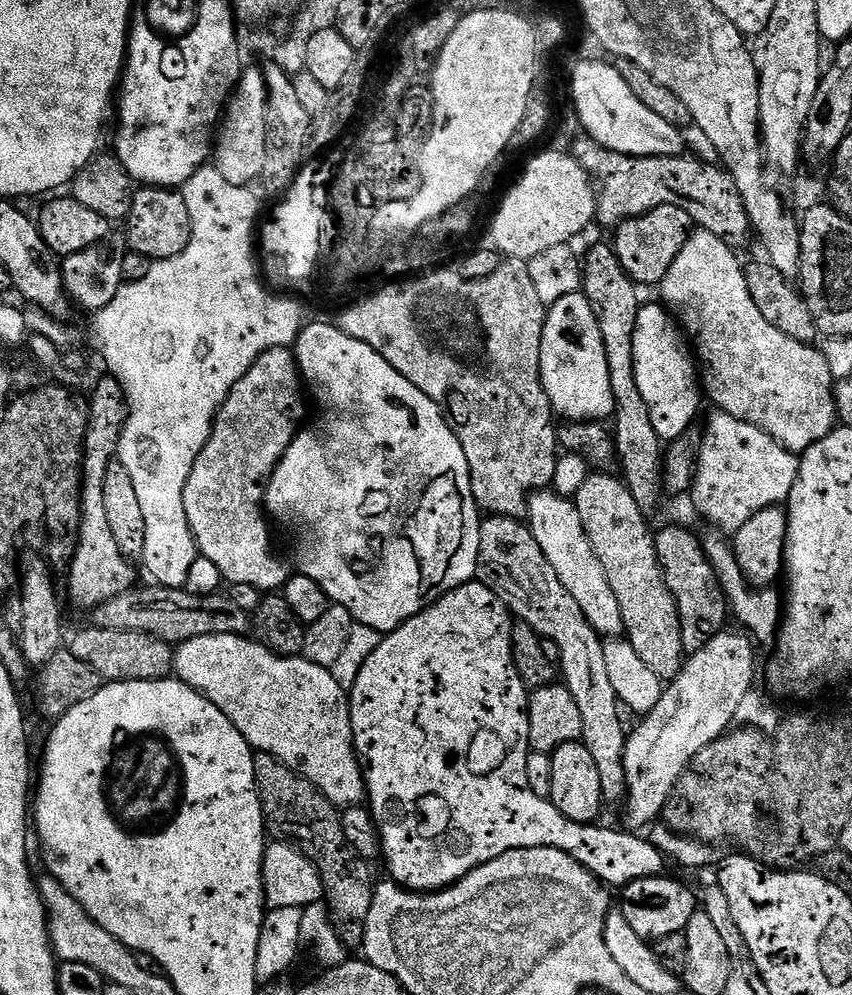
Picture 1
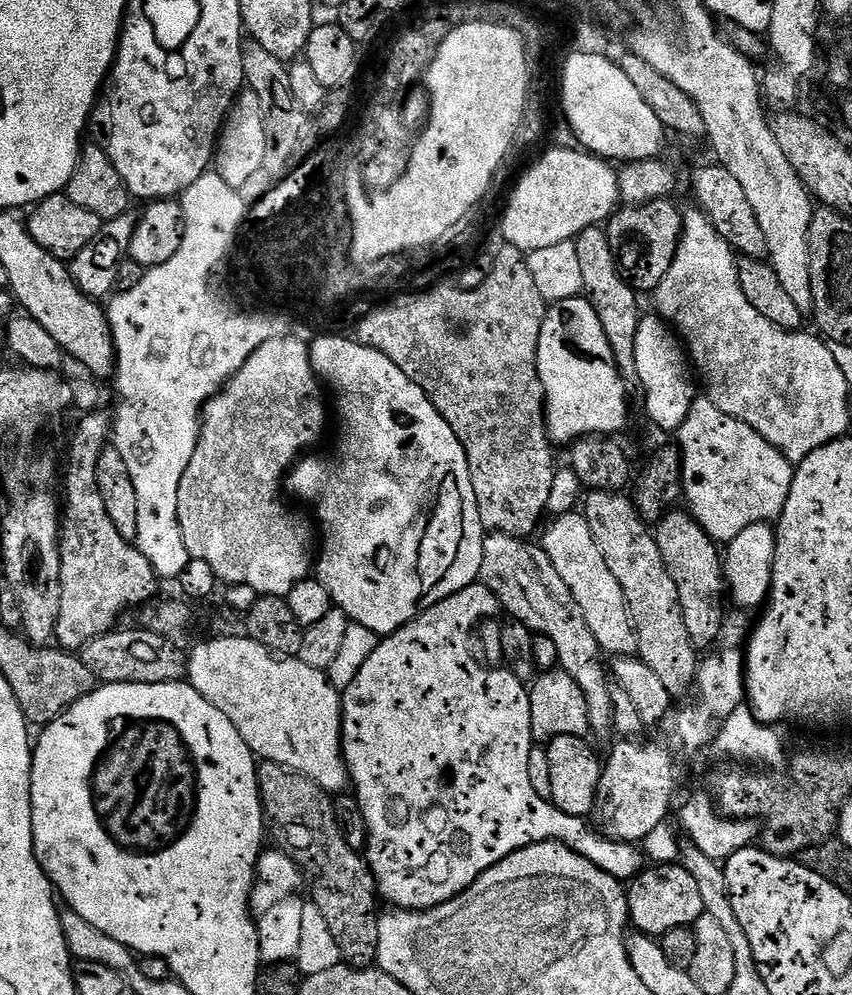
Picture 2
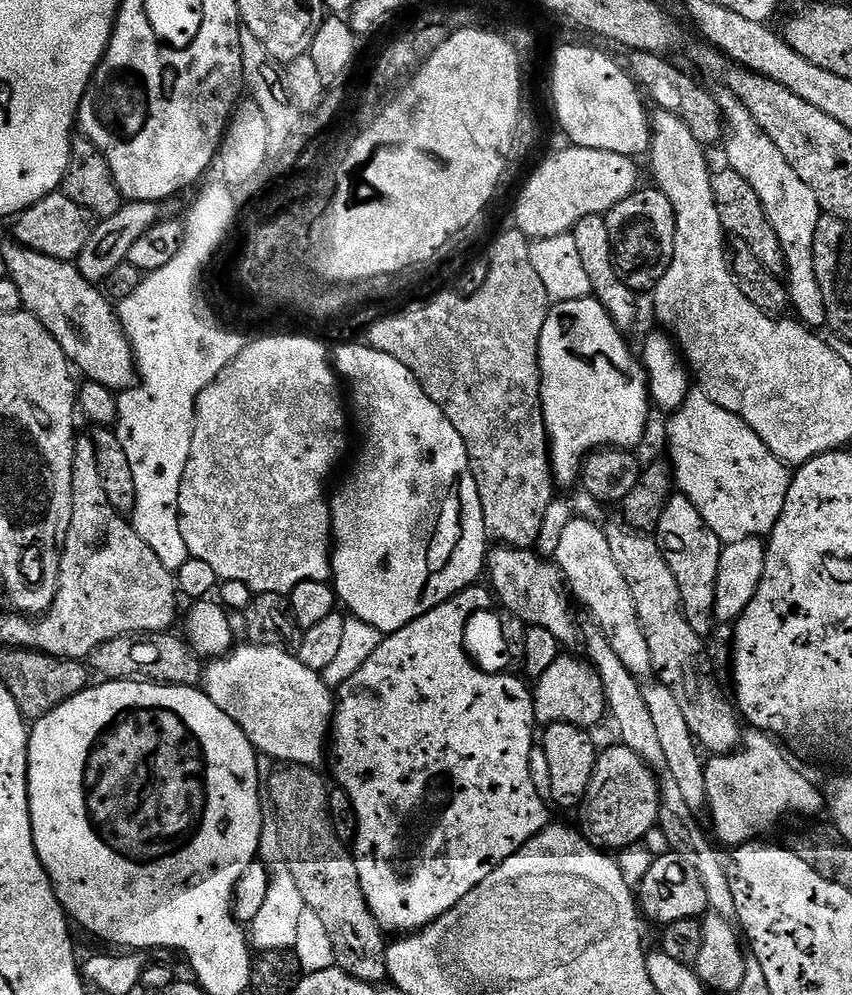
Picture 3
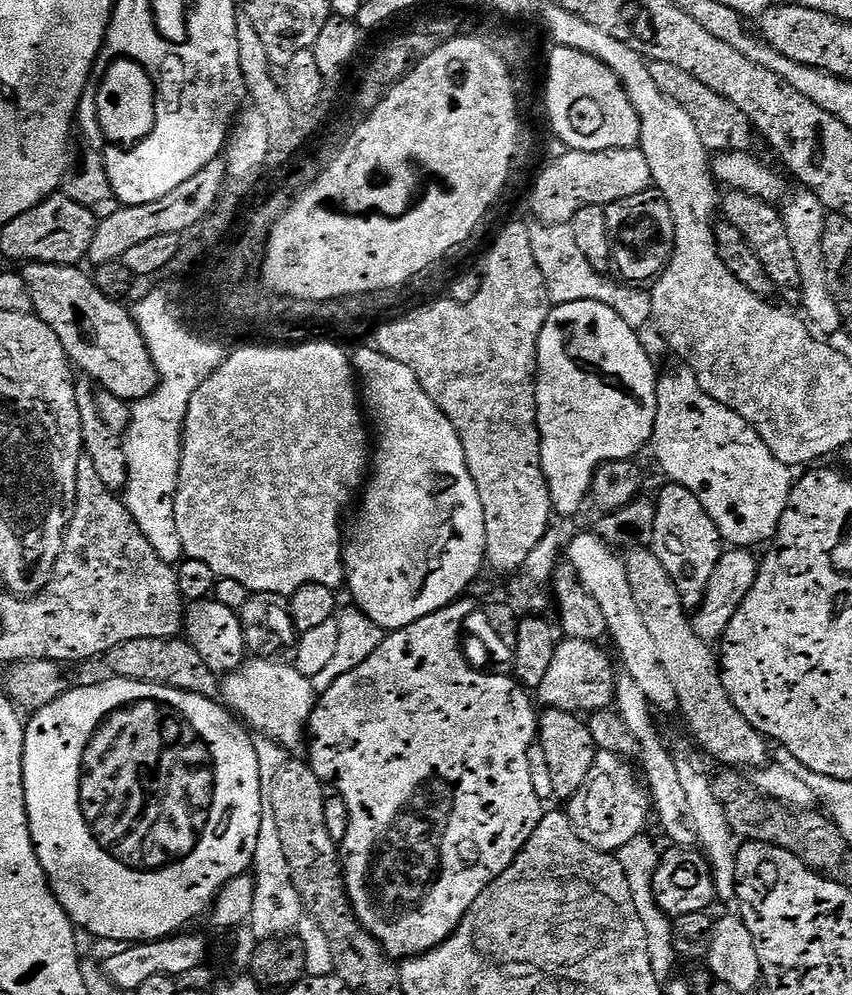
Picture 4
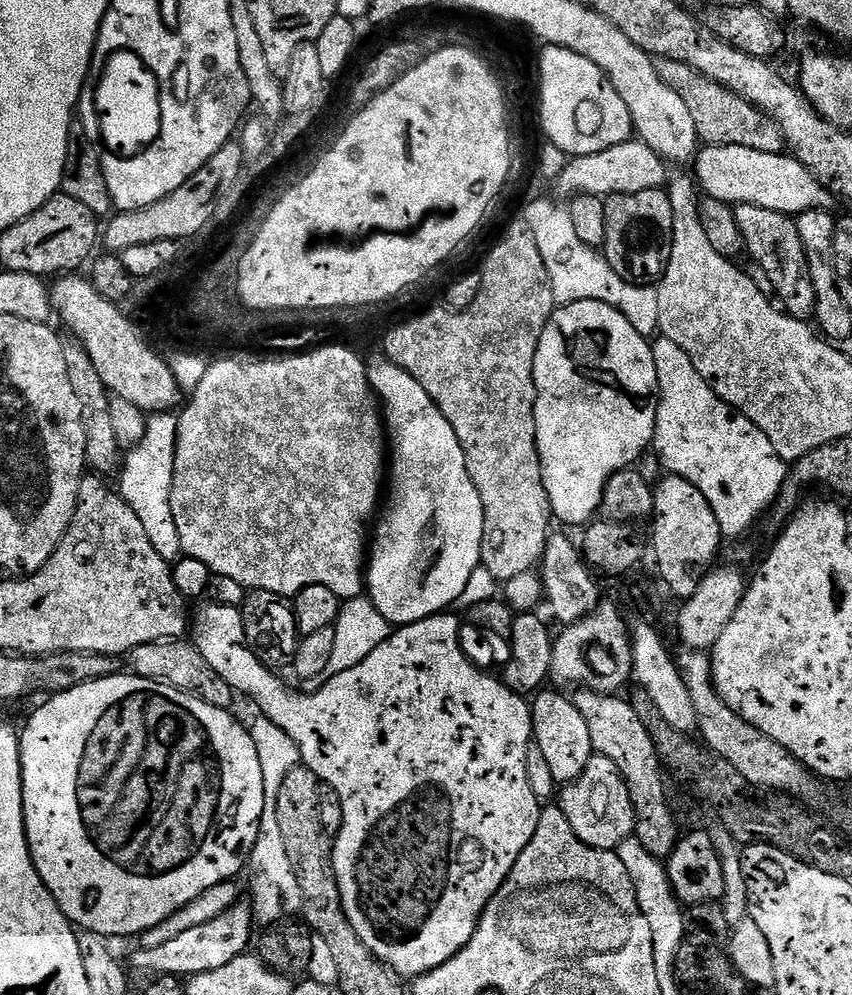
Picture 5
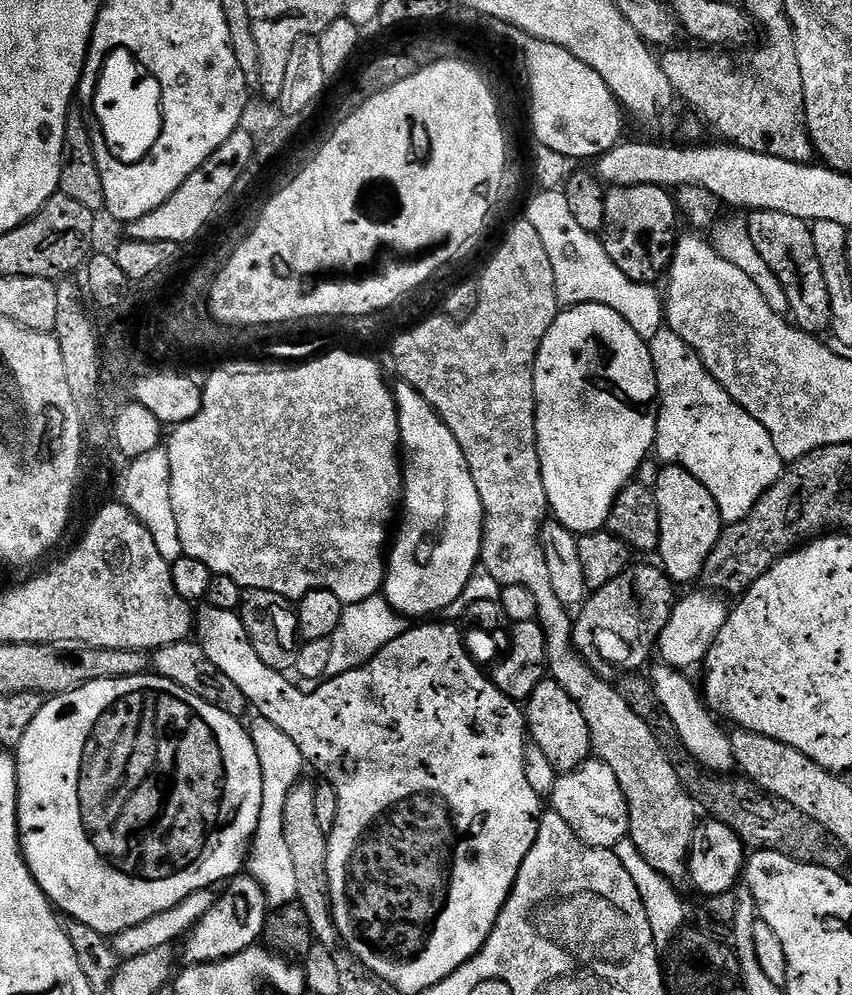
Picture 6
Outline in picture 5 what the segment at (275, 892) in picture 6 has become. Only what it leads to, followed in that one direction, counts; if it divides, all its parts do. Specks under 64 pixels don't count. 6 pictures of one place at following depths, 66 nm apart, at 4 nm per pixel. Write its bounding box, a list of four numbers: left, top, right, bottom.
[250,718,304,926]

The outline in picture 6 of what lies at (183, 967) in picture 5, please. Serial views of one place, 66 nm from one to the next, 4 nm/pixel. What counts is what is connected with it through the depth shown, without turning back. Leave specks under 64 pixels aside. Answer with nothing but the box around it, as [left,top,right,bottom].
[183,874,270,965]

